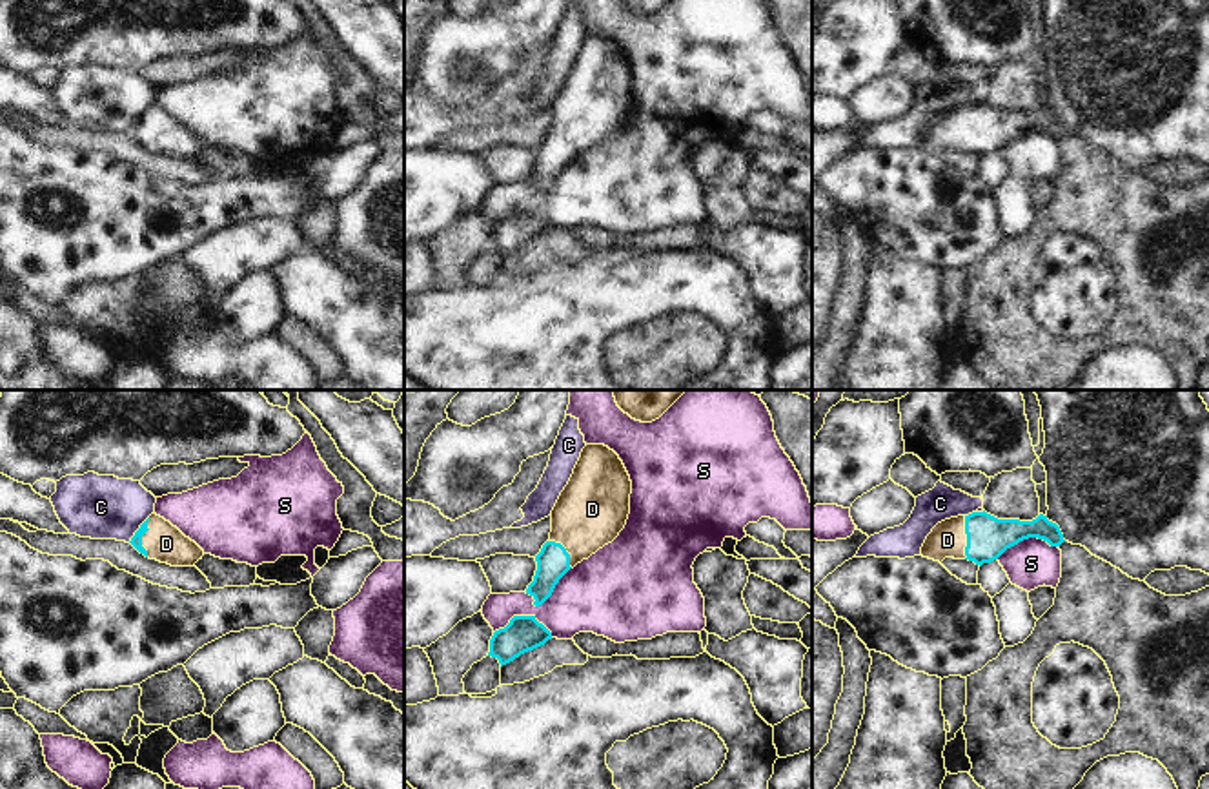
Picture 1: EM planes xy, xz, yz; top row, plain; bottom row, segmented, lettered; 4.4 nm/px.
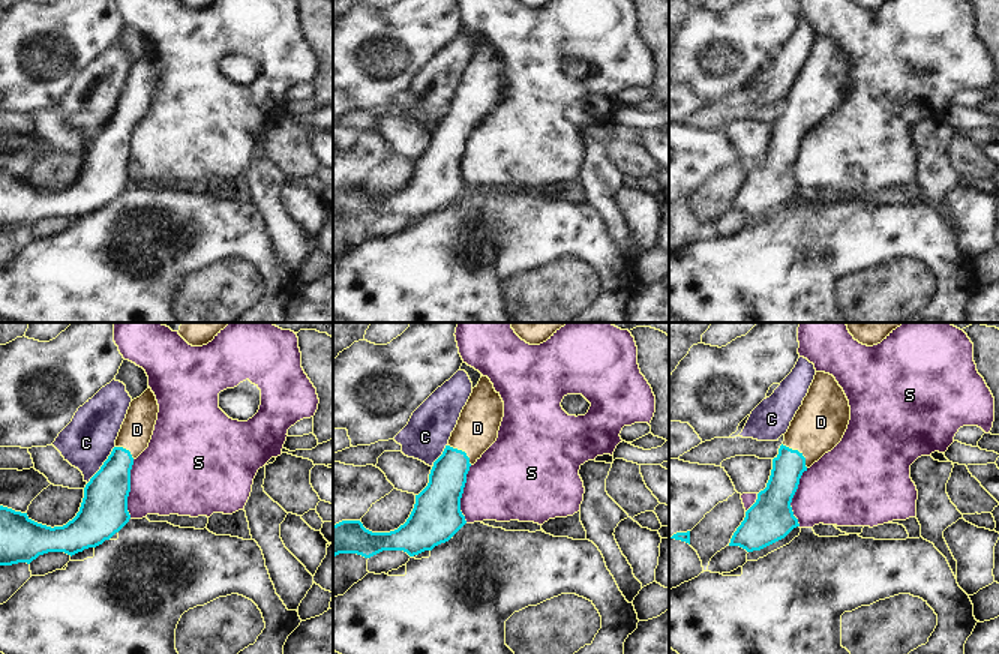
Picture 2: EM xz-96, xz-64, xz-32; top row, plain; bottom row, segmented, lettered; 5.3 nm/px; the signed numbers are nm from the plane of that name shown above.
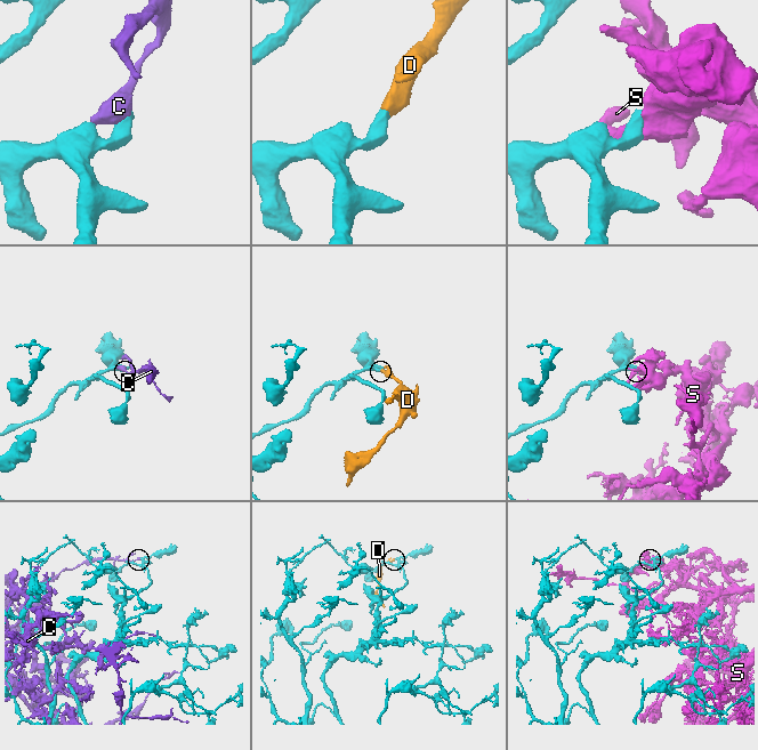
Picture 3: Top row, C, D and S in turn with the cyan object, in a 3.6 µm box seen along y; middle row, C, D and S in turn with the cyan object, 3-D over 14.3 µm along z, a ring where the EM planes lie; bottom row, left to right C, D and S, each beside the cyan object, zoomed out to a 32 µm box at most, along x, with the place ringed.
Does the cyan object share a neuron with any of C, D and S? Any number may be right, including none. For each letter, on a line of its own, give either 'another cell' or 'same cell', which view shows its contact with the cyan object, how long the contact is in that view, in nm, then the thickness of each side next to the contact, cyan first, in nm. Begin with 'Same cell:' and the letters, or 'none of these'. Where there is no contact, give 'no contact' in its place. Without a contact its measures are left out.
Same cell: D
C: another cell | xy | 150 nm | 50/280 nm
D: same cell | yz | 190 nm | 190/160 nm
S: another cell | xz | 260 nm | 160/260 nm

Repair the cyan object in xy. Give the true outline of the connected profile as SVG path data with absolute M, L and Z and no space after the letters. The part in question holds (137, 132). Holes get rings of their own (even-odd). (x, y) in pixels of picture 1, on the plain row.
M155 104L140 117L129 135L146 149L171 159L195 159L204 148L195 133Z

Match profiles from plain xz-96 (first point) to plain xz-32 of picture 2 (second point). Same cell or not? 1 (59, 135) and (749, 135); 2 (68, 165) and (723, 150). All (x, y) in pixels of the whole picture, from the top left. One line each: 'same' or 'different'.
1: same
2: different

